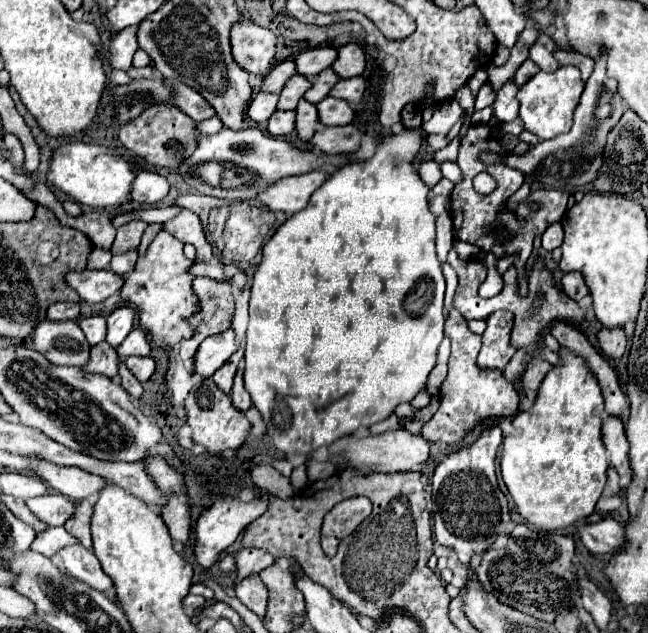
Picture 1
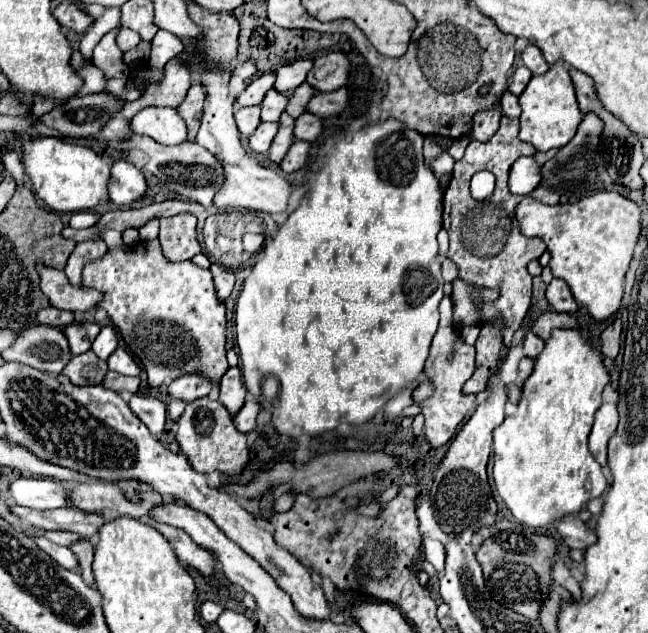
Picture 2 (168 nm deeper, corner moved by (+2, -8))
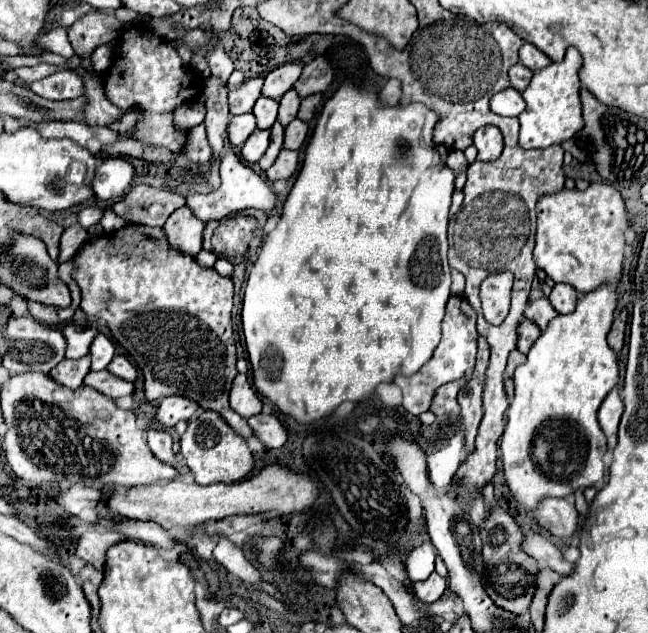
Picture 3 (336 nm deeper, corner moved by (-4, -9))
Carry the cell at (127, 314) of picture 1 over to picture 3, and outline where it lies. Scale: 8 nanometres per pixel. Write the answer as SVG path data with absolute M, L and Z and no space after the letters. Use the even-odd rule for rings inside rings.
M96 335L92 345L90 345L90 371L102 371L108 367L108 363L112 361L116 353L116 345L106 337L106 335Z

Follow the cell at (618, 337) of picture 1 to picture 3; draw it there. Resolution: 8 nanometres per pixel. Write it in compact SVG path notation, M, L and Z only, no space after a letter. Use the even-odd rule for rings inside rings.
M622 311L616 319L614 319L614 325L608 333L608 345L618 353L624 345L624 331L626 331L626 311Z

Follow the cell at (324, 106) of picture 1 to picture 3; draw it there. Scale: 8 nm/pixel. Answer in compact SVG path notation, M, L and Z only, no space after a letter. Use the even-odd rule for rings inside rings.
M294 119L284 129L284 149L300 149L306 137L308 137L308 125L300 119Z

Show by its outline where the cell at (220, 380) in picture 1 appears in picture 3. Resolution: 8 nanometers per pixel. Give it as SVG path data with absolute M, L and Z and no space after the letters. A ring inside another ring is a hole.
M238 375L234 379L232 393L230 393L230 405L244 419L250 419L262 411L262 399L256 393L248 375Z

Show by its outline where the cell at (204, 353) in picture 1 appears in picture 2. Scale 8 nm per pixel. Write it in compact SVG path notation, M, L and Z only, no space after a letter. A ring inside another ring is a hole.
M190 372L184 376L178 376L170 386L168 386L168 394L170 398L182 398L184 402L192 402L196 398L208 396L208 392L214 388L214 384L208 380L208 376L200 376Z

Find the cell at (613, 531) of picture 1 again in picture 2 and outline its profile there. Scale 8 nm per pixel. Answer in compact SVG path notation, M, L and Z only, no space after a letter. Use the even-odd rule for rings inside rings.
M564 516L562 520L558 520L556 528L570 548L586 550L588 546L596 544L596 532L590 530L578 516Z

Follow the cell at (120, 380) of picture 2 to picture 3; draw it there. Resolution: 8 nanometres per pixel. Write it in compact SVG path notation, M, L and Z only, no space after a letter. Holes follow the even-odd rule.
M106 369L104 371L96 371L96 373L88 373L84 385L100 391L102 395L110 397L110 399L118 399L124 395L132 395L134 385L128 381L120 381L118 377L110 375Z

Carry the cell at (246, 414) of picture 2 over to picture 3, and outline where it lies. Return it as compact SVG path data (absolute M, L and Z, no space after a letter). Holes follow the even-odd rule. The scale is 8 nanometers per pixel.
M260 413L260 415L254 415L248 419L250 427L254 429L254 435L268 447L268 449L280 449L286 439L288 439L288 433L286 433L286 427L274 417L274 415L268 415L268 413Z

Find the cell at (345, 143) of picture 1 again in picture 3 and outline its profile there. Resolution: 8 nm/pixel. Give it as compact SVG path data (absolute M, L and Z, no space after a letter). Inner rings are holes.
M282 149L280 155L276 157L274 165L266 171L266 177L268 177L268 181L288 179L296 171L296 167L298 167L298 151L286 151L286 149Z

